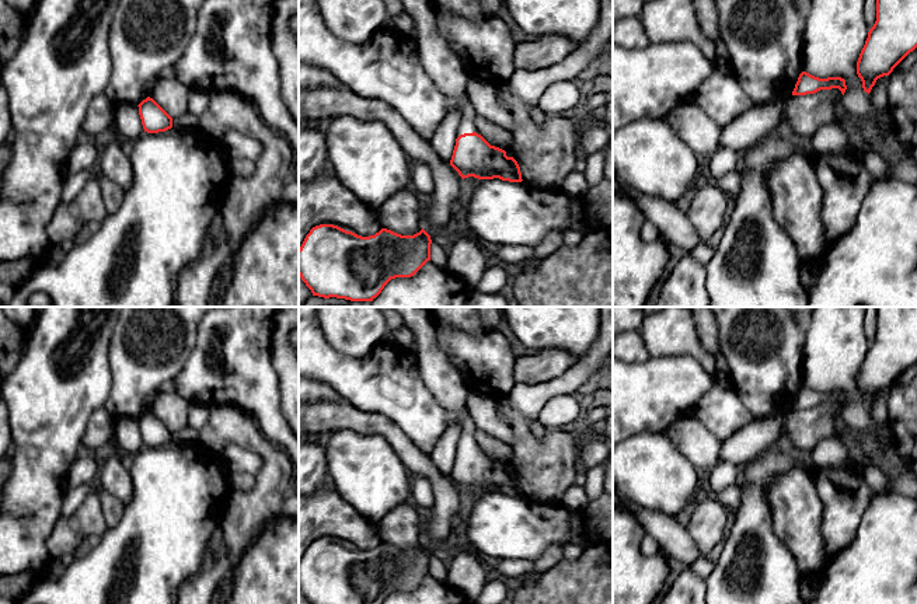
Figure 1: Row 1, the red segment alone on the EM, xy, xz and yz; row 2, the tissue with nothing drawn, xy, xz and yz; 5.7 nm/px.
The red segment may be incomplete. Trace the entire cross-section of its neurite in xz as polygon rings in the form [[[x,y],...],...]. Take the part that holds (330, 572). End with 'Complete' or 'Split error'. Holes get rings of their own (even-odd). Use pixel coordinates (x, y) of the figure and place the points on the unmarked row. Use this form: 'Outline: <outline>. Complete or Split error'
Outline: [[[320,538],[310,544],[299,562],[299,590],[310,604],[383,604],[391,593],[411,591],[430,575],[430,558],[423,542],[414,549],[381,542],[374,549],[362,551],[334,538]]]. Complete

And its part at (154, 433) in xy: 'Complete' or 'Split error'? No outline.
Complete

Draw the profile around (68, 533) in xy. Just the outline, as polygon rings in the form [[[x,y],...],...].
[[[95,486],[70,517],[59,517],[46,540],[46,548],[52,559],[59,559],[73,554],[86,537],[102,535],[107,528],[98,486]]]

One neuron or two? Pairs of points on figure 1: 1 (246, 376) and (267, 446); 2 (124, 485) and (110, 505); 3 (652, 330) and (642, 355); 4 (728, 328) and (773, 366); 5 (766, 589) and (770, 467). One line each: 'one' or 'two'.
1: two
2: two
3: two
4: one
5: one

